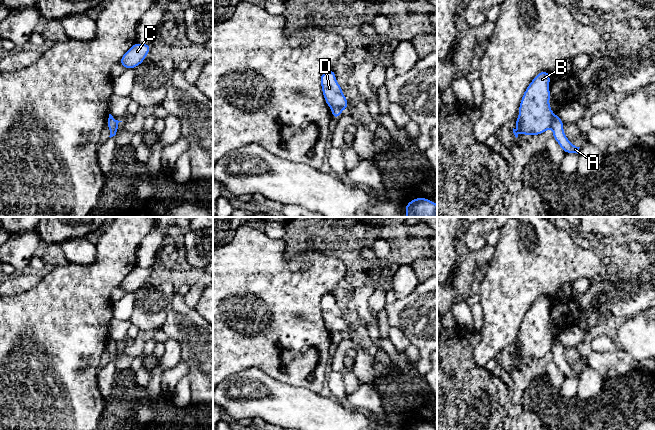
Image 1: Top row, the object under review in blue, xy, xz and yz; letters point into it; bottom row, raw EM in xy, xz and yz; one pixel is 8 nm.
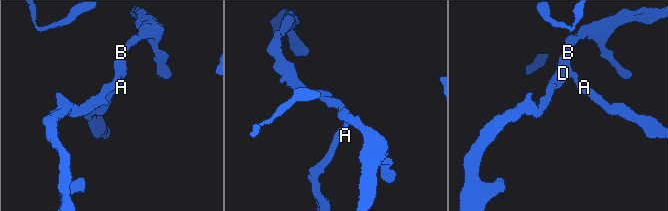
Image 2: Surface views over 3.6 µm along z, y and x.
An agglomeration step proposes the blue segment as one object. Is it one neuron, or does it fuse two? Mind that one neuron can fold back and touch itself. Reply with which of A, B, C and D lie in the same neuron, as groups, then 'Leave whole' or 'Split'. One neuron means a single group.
Groups: A / B C D. Split

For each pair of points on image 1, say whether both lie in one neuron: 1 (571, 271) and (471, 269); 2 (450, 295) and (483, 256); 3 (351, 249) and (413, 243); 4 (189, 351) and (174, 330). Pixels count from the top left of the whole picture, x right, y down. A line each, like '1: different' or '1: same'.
1: different
2: same
3: same
4: same

